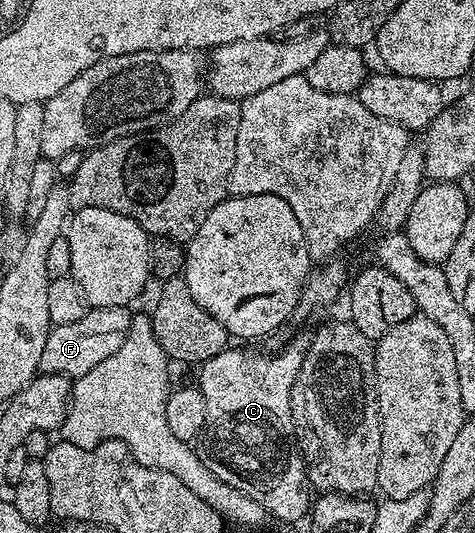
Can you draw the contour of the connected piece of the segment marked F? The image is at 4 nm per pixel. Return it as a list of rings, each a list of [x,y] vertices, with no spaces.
[[[107,306],[106,308],[90,308],[79,322],[71,322],[71,326],[52,326],[47,334],[47,346],[43,346],[43,358],[41,359],[40,371],[50,376],[68,376],[79,378],[103,358],[111,358],[119,346],[127,338],[127,330],[131,326],[133,316],[128,307]]]

